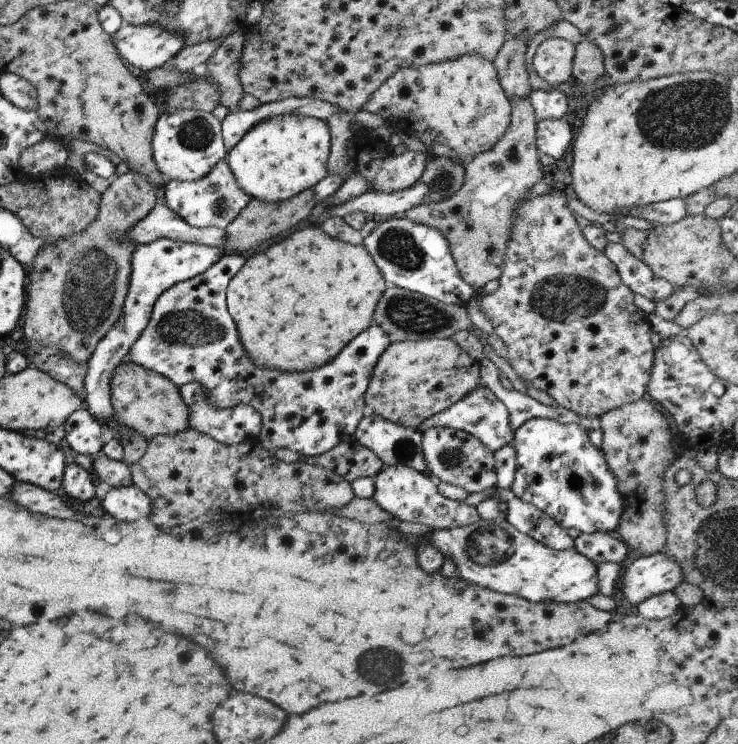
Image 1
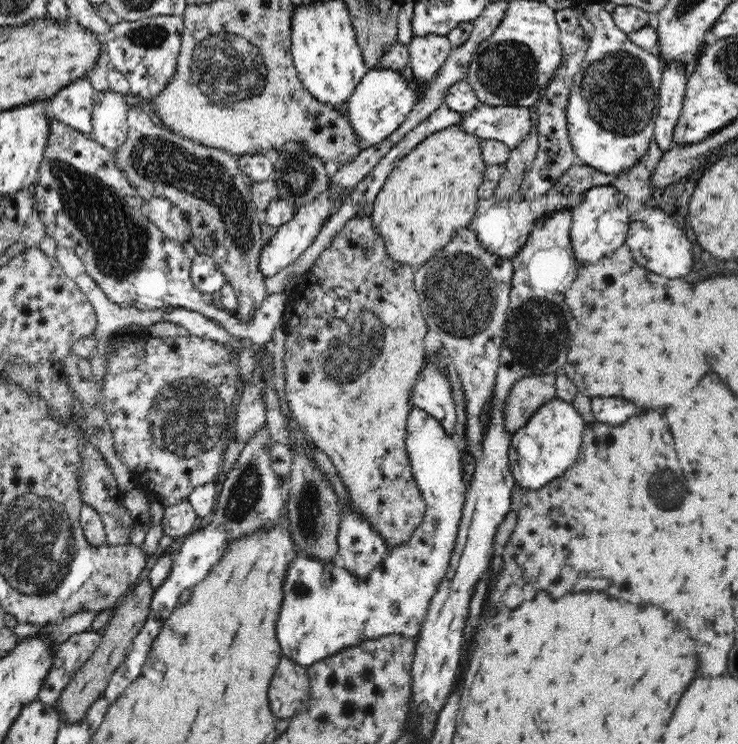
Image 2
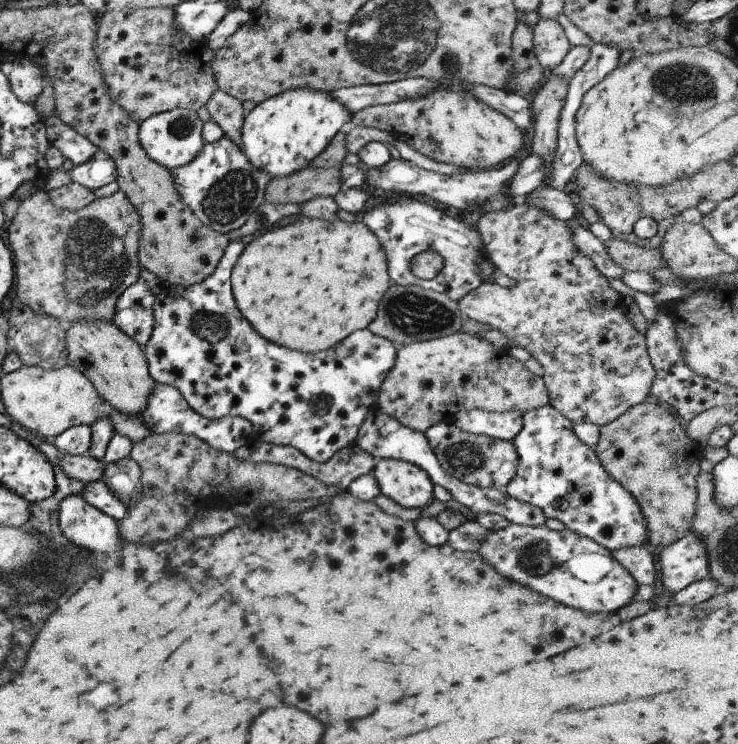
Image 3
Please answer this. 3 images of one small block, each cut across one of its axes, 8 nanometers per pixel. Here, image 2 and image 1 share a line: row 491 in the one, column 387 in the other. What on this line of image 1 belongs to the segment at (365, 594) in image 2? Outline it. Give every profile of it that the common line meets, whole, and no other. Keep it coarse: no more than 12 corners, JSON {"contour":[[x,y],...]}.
{"contour":[[365,413],[352,436],[383,467],[425,475],[420,433]]}

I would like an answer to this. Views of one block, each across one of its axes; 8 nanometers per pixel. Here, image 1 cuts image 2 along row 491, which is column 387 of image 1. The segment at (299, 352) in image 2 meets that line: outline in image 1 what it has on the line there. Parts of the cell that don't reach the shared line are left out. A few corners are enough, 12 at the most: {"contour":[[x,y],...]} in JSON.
{"contour":[[453,340],[392,342],[368,414],[417,430],[483,384]]}

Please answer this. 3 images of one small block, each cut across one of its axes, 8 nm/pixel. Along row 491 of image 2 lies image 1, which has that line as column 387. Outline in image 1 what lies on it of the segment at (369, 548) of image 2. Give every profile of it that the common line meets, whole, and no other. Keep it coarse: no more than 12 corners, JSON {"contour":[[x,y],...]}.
{"contour":[[224,252],[155,300],[124,361],[217,410],[263,450],[351,439],[389,338],[369,325],[305,372],[257,368],[226,309]]}

